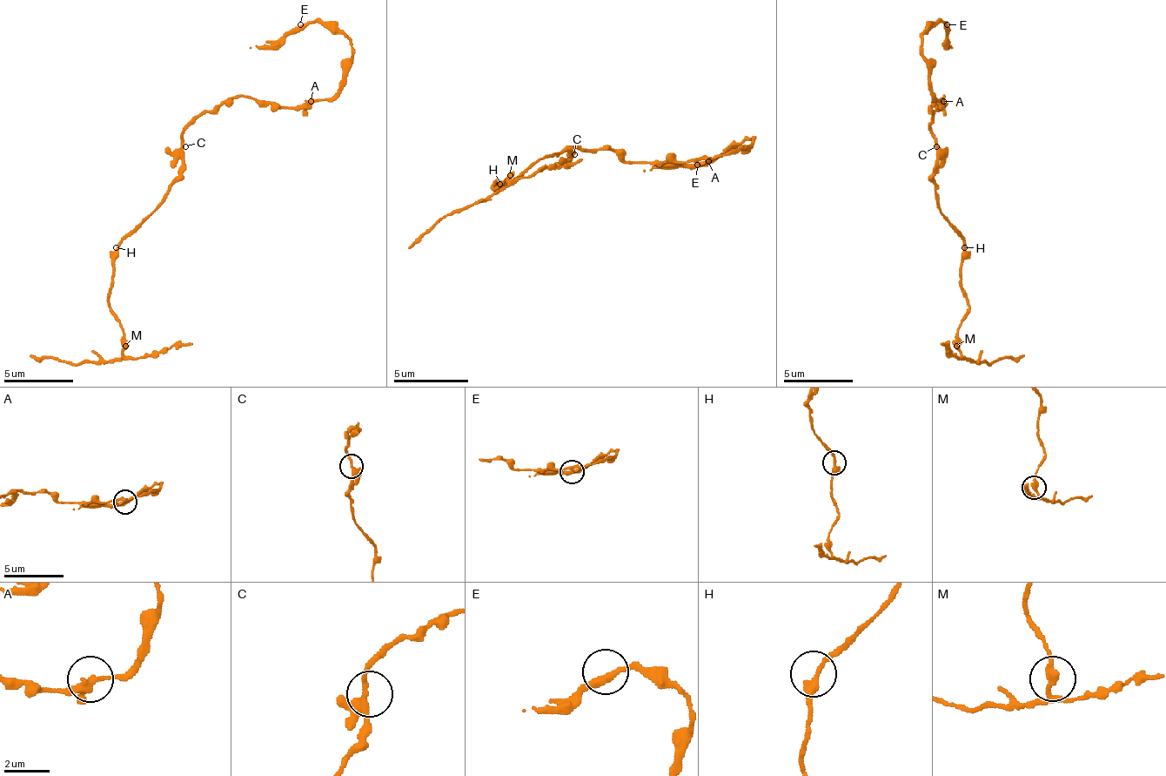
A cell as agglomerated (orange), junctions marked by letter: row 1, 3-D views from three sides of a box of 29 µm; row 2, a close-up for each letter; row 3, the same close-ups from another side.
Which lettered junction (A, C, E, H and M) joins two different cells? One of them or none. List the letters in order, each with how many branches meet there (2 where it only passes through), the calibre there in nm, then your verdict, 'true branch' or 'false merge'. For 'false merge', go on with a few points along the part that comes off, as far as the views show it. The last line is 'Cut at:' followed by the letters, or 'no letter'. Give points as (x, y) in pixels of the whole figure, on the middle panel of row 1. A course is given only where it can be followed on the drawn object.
A: 2 | 300 nm | true branch
C: 3 | 240 nm | true branch
E: 2 | 280 nm | true branch
H: 2 | 320 nm | true branch
M: 3 | 220 nm | false merge | (511, 176), (496, 191), (440, 217), (406, 247)
Cut at: M

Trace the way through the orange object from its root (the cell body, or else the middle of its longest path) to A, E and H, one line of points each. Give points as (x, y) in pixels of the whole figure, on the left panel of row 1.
A: (182, 146), (189, 125), (203, 115), (213, 115), (234, 97), (272, 101), (283, 108), (304, 108), (311, 101)
E: (182, 146), (189, 125), (234, 97), (311, 108), (338, 91), (352, 45), (321, 24), (300, 24)
H: (182, 146), (182, 174), (178, 181), (116, 247)

